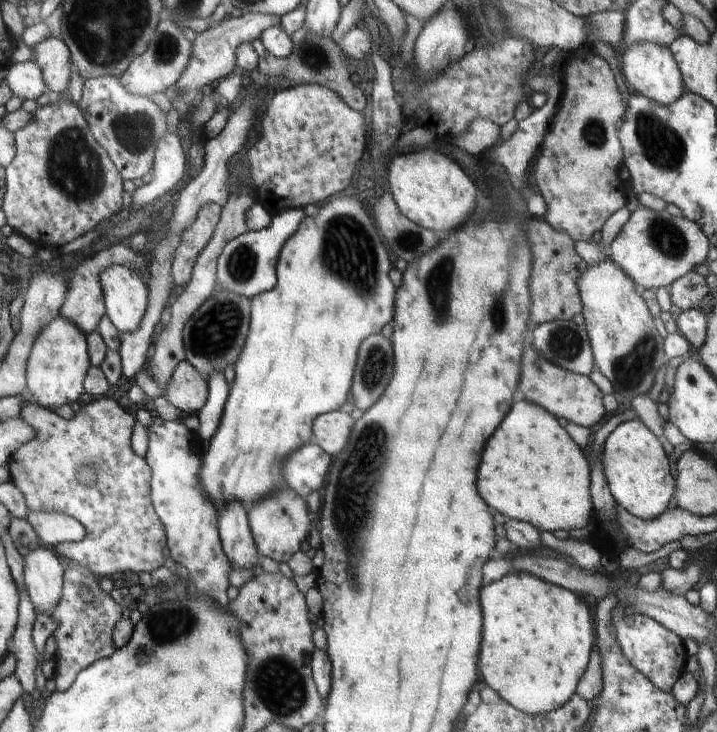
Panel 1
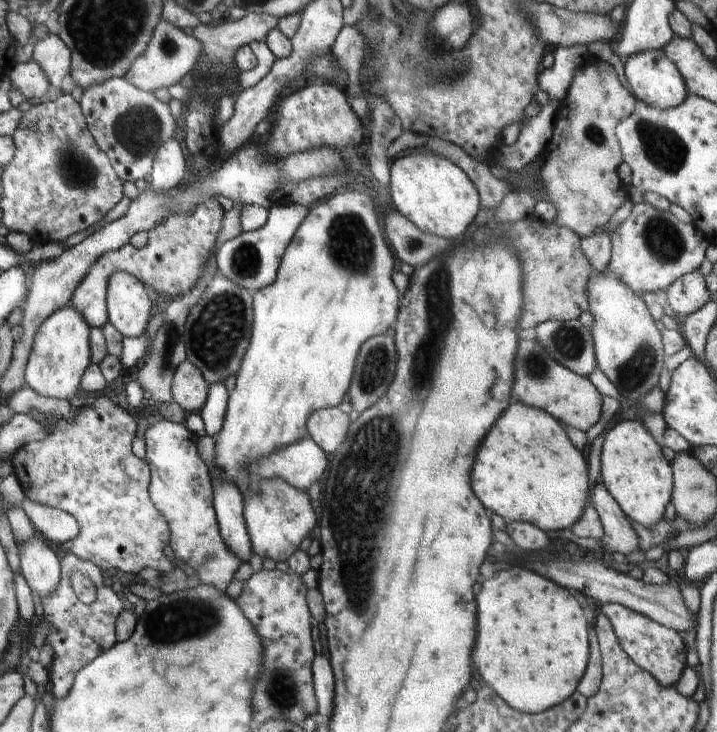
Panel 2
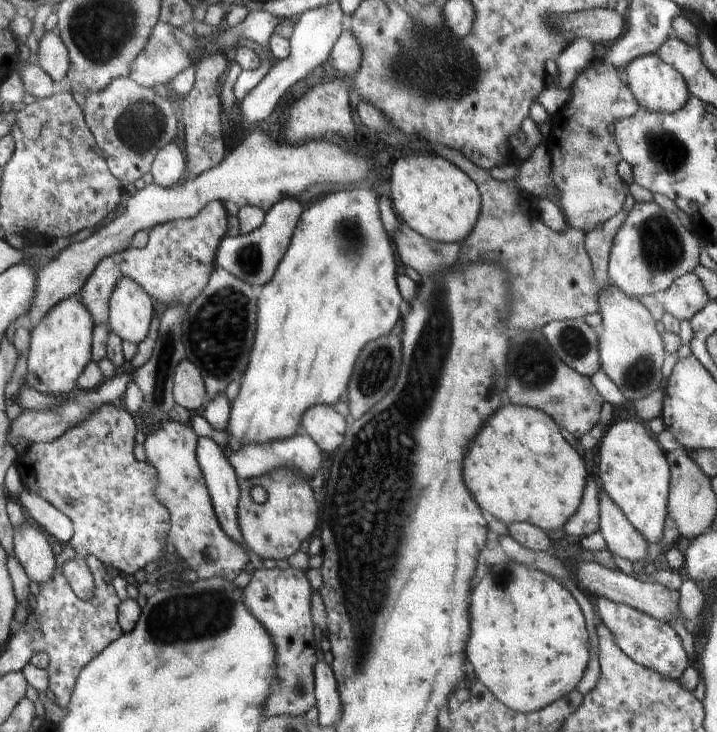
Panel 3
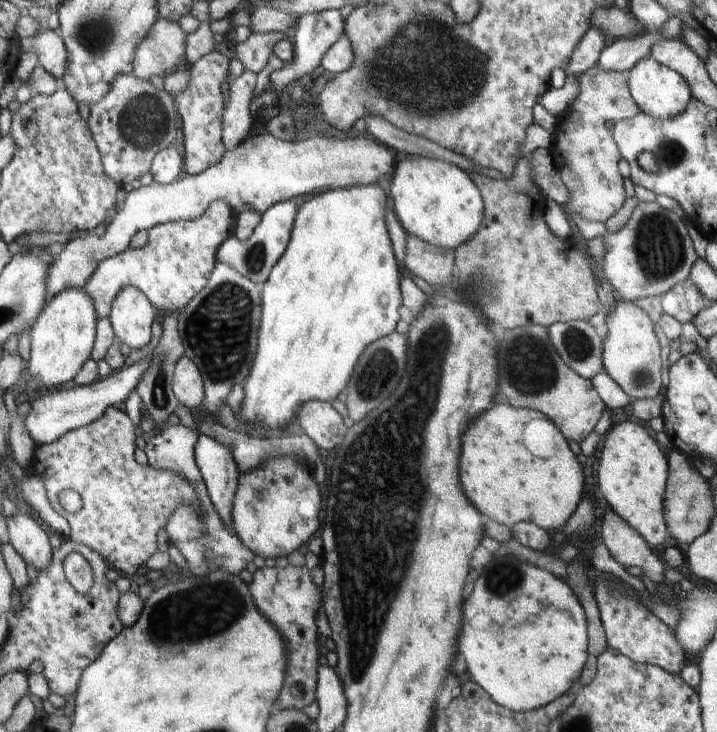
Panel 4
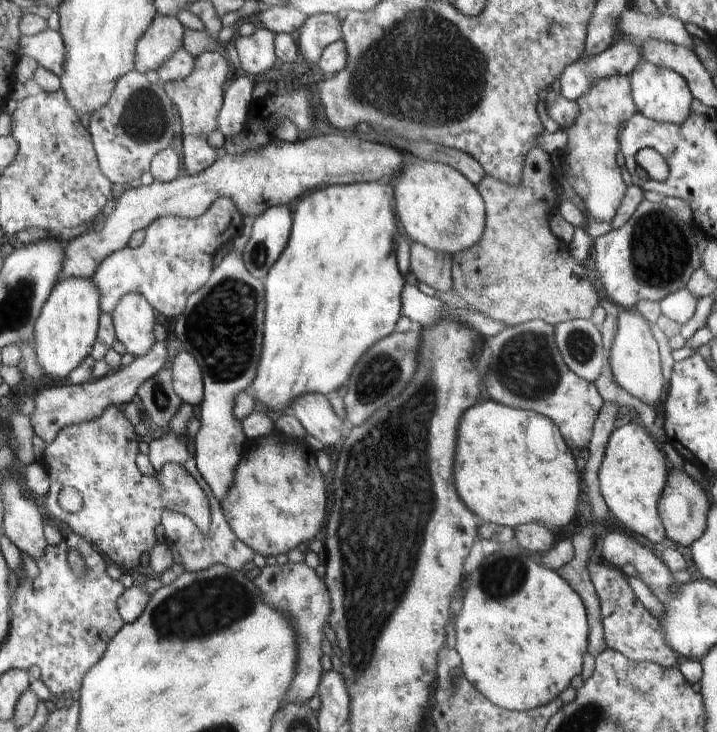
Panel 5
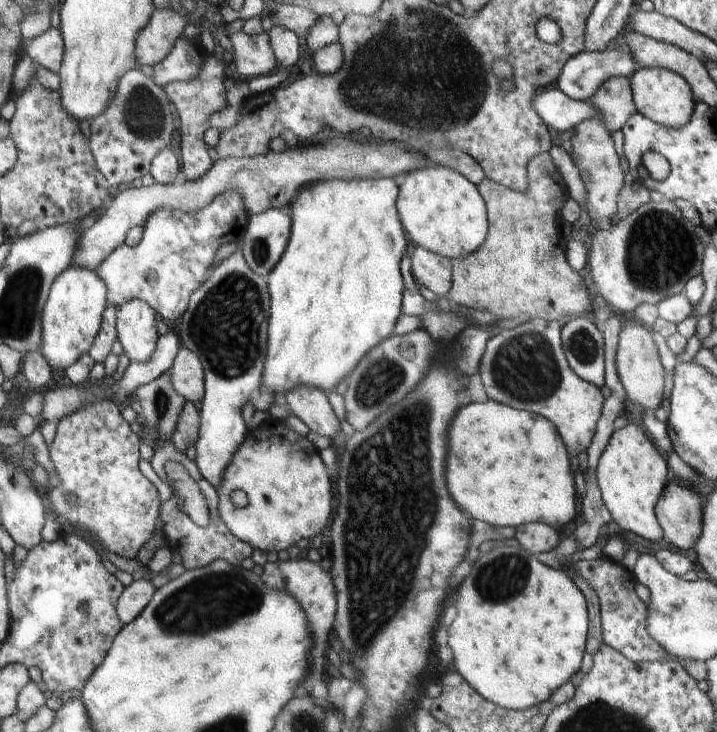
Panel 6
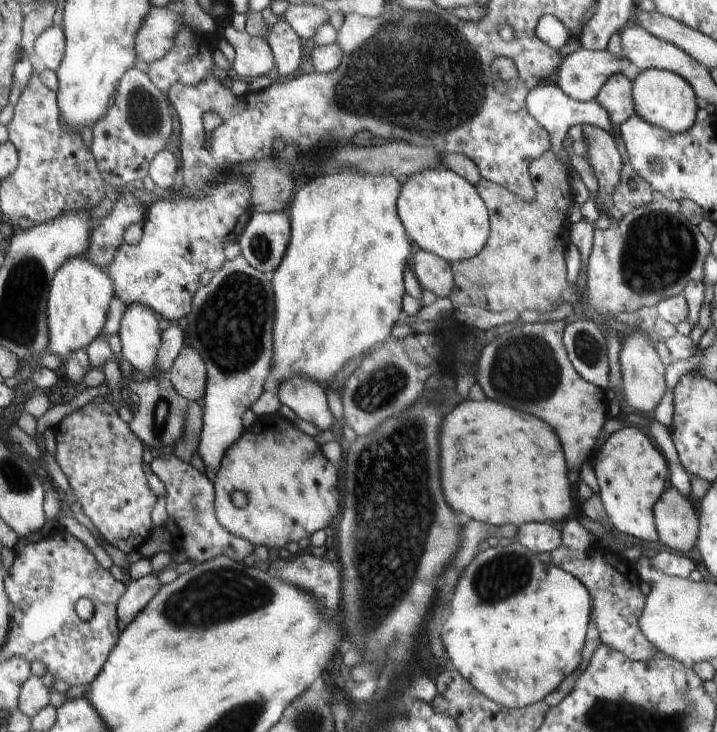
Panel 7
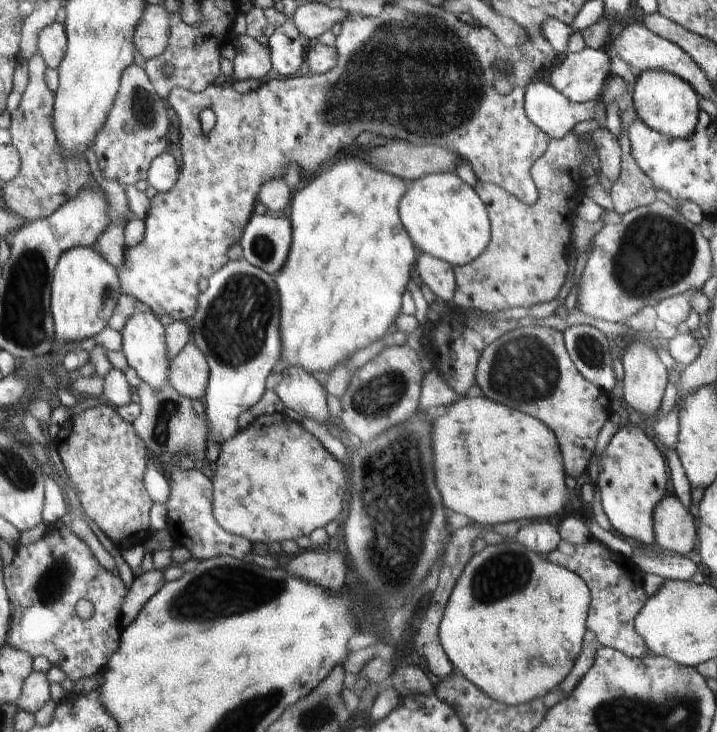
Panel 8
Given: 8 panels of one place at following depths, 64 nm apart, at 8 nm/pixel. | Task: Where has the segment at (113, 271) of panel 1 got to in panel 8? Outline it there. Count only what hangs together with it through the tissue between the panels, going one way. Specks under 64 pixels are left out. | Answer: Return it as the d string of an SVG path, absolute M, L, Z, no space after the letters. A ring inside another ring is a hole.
M145 307L134 310L124 328L120 331L122 335L122 350L126 362L130 368L134 368L140 380L152 386L152 390L160 390L166 380L169 380L170 364L168 354L166 354L166 338L164 338L164 328L162 324L152 316L152 312Z

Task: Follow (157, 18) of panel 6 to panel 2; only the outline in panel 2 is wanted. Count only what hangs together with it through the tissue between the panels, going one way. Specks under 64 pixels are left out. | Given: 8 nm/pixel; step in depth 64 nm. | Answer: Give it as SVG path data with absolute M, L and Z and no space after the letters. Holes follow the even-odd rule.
M162 20L155 27L150 43L145 49L145 54L132 62L128 74L124 78L141 90L168 89L171 85L180 83L184 75L195 70L202 54L203 47L198 39L194 36L188 36L182 29Z

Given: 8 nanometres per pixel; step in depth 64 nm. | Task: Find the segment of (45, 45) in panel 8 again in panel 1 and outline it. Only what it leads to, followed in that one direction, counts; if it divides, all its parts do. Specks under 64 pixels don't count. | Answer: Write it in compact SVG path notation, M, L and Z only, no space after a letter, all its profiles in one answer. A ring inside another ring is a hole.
M49 37L36 47L36 62L42 68L52 90L64 93L72 80L73 52L60 38Z

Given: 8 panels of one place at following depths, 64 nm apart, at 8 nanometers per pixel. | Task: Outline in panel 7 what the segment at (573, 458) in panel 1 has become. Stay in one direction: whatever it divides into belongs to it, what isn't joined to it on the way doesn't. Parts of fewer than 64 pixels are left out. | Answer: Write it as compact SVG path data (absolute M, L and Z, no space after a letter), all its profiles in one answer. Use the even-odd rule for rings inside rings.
M464 400L444 416L440 446L442 490L446 490L446 502L450 502L456 512L488 524L514 524L518 527L532 520L539 523L555 523L564 518L568 520L572 514L572 496L562 446L554 430L540 418L492 400Z

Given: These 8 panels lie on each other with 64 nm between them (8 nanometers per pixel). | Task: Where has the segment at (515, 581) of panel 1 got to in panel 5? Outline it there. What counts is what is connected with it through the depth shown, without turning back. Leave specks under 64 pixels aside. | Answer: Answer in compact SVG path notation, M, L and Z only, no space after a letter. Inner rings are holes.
M515 544L507 545L497 551L496 554L486 556L482 560L480 568L470 574L468 590L464 592L464 606L462 606L462 612L458 614L460 620L454 620L454 630L456 630L454 646L456 646L456 652L460 654L460 668L462 668L462 672L496 706L511 711L527 711L540 706L546 706L549 702L556 699L556 696L564 688L568 688L572 676L584 672L582 670L582 658L584 658L584 652L586 652L586 644L589 644L589 642L586 642L586 640L589 640L589 622L586 622L584 605L585 603L582 602L581 595L570 586L569 582L566 582L565 578L562 578L561 574L558 574L554 569L545 568L539 559L533 557L533 555L520 546Z

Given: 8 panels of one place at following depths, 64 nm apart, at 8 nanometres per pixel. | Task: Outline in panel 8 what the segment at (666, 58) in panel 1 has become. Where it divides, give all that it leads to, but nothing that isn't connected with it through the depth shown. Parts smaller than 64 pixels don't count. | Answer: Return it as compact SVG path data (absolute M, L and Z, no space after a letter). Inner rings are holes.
M660 70L638 73L634 83L634 110L642 122L670 138L692 136L697 128L698 114L701 114L693 87L678 75Z

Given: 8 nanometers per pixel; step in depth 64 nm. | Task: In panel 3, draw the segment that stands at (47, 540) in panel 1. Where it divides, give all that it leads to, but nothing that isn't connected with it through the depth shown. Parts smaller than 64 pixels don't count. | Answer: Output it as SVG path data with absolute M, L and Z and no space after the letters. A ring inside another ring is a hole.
M25 483L20 496L22 504L28 510L32 521L38 522L63 545L69 545L75 536L75 525L64 512L61 512L43 498L38 492L32 491L31 484Z

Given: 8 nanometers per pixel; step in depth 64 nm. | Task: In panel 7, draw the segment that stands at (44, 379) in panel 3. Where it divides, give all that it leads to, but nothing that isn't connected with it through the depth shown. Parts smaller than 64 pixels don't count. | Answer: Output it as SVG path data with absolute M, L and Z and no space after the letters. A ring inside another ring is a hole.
M86 255L70 258L53 280L49 302L49 351L62 358L65 365L71 354L88 348L104 332L109 322L110 306L116 298L116 284L108 270L96 266Z

